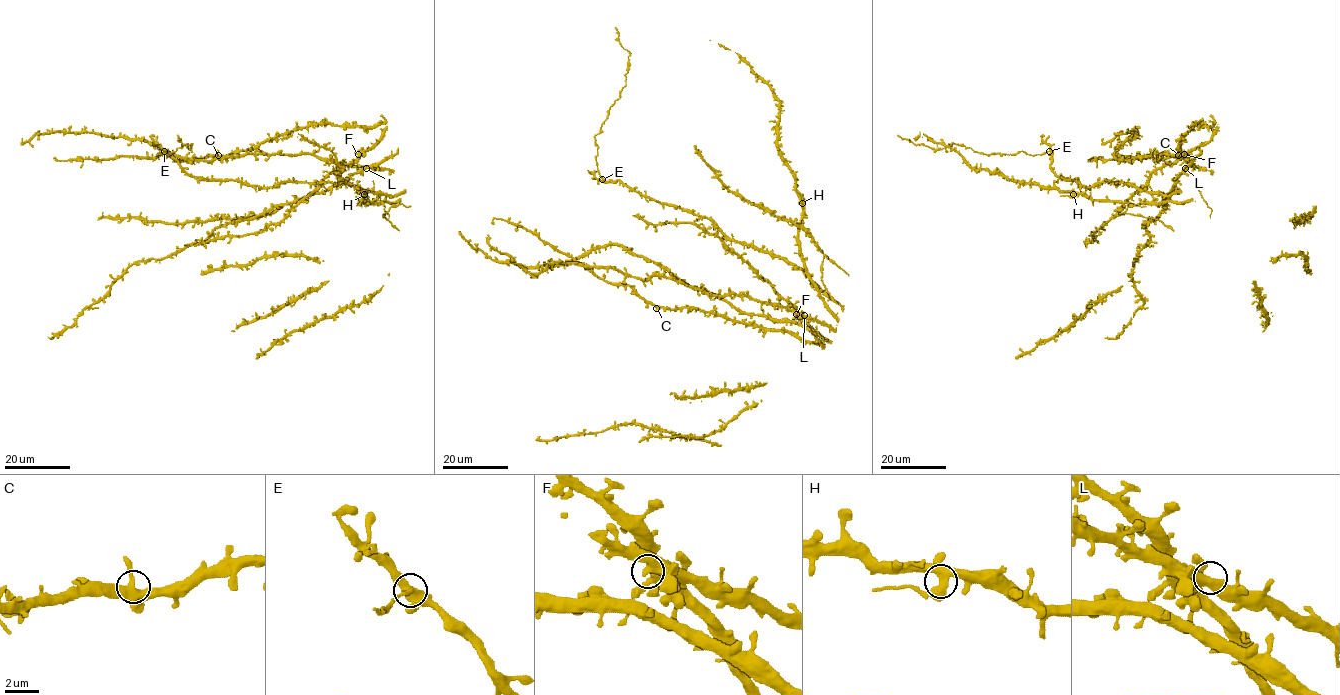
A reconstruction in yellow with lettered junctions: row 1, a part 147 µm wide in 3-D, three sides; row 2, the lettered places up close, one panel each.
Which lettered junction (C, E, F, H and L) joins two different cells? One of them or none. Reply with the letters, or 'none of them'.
E

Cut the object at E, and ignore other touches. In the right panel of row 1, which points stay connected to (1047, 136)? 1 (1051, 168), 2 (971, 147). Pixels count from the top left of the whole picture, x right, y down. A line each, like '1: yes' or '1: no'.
1: yes
2: no

